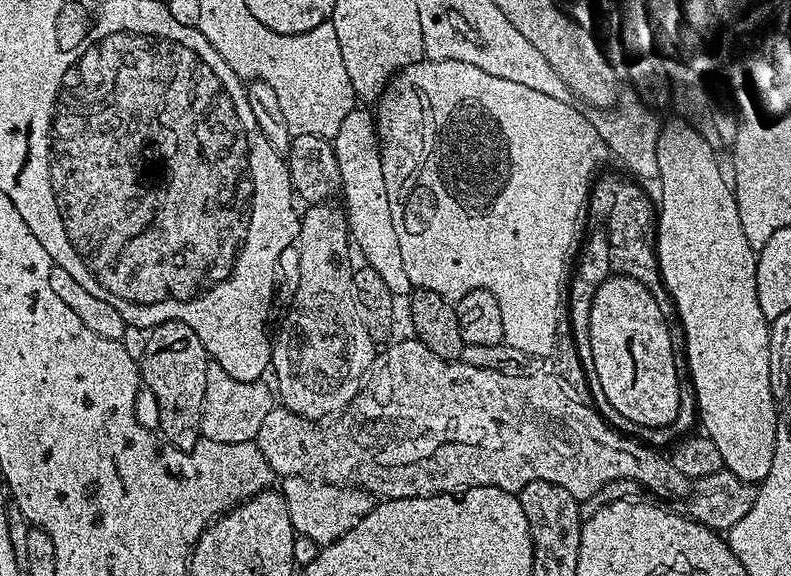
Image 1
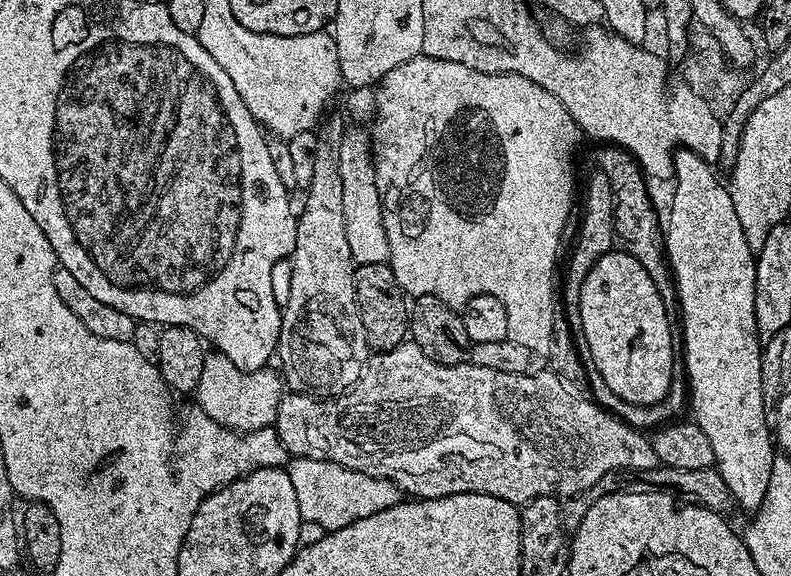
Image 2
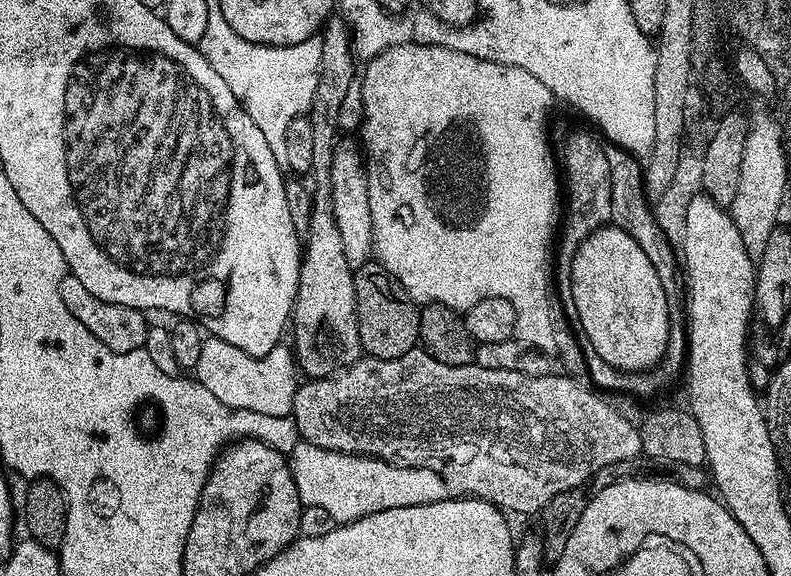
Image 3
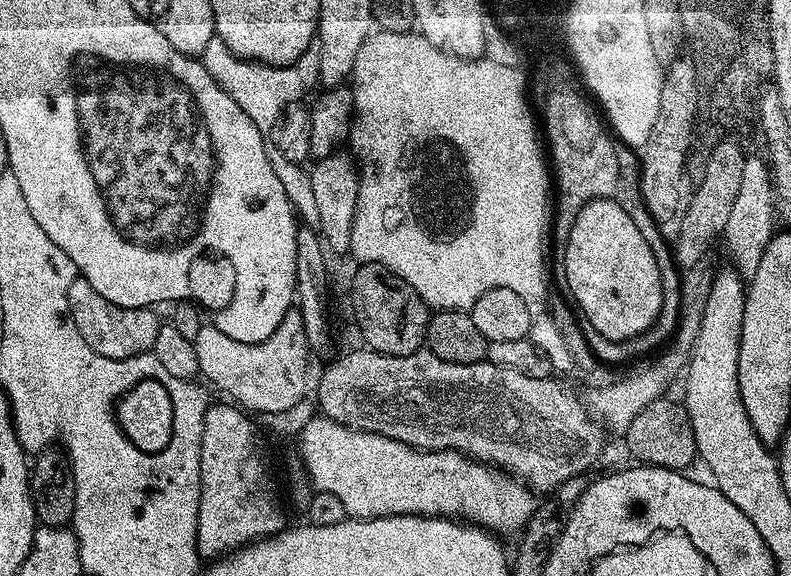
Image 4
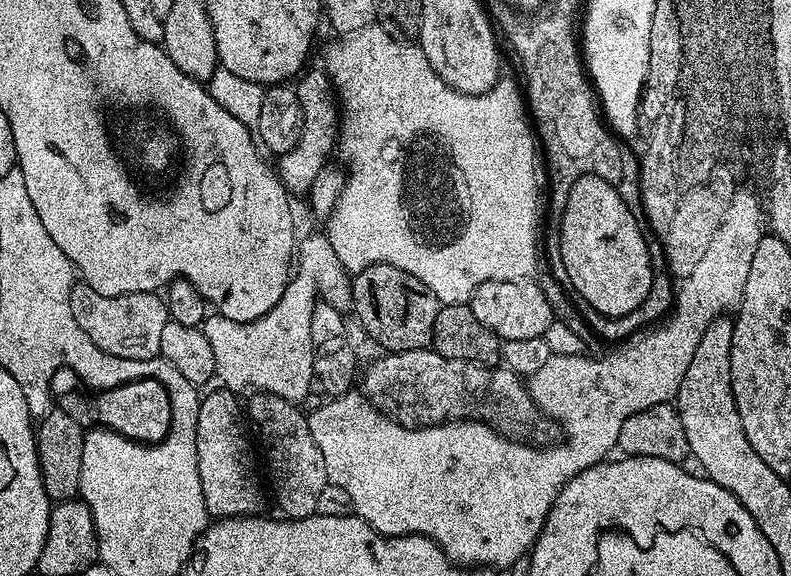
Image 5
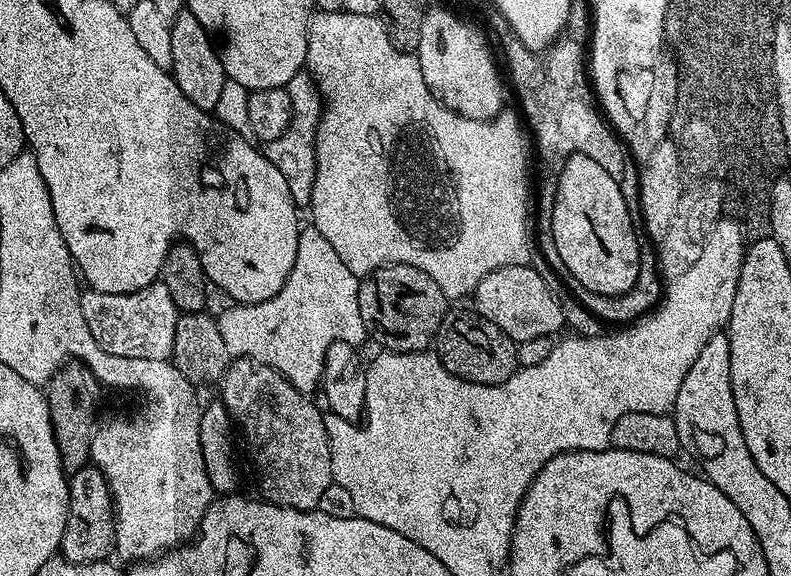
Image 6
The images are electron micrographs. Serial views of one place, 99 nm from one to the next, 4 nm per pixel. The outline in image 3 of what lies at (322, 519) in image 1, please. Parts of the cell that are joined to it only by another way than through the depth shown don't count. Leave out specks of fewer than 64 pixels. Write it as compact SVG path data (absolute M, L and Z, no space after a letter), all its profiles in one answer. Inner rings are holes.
M305 440L294 446L294 450L288 456L288 465L294 478L294 486L298 486L301 505L322 506L322 510L326 510L330 518L336 520L337 525L349 524L358 518L378 514L382 510L394 510L402 506L422 506L449 499L450 496L449 483L429 468L406 468L402 464L391 464L376 456L355 456L349 452L326 450Z

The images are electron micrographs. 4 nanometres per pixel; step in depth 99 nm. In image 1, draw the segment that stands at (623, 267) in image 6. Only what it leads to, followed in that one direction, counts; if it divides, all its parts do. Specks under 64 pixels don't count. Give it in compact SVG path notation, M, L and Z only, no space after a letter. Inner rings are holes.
M612 274L602 282L594 294L593 306L590 309L590 361L591 371L600 368L599 385L603 385L607 397L604 404L612 407L629 425L634 422L652 424L656 428L671 429L672 423L680 416L682 397L676 388L673 375L672 358L668 349L667 332L660 319L658 302L644 286L629 276Z

